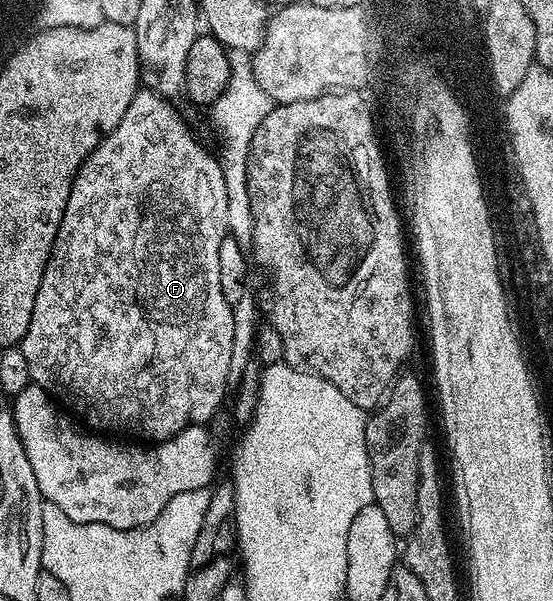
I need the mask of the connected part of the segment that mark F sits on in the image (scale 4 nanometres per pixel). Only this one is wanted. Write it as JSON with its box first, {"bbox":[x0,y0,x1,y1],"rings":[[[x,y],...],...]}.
{"bbox":[21,89,237,441],"rings":[[[140,89],[133,101],[129,101],[129,109],[125,109],[125,117],[121,117],[117,129],[108,133],[79,166],[51,256],[41,277],[41,289],[37,289],[37,301],[33,301],[33,317],[29,317],[29,329],[21,342],[29,361],[31,382],[45,389],[76,420],[96,432],[134,437],[139,441],[171,439],[186,427],[210,424],[210,419],[218,413],[223,403],[223,397],[228,394],[226,378],[233,368],[231,358],[235,355],[237,328],[234,325],[233,304],[225,301],[225,293],[221,293],[221,272],[217,258],[221,241],[229,235],[229,197],[225,193],[223,165],[195,140],[186,121],[175,112],[175,105],[172,100],[163,98],[155,91]]]}

